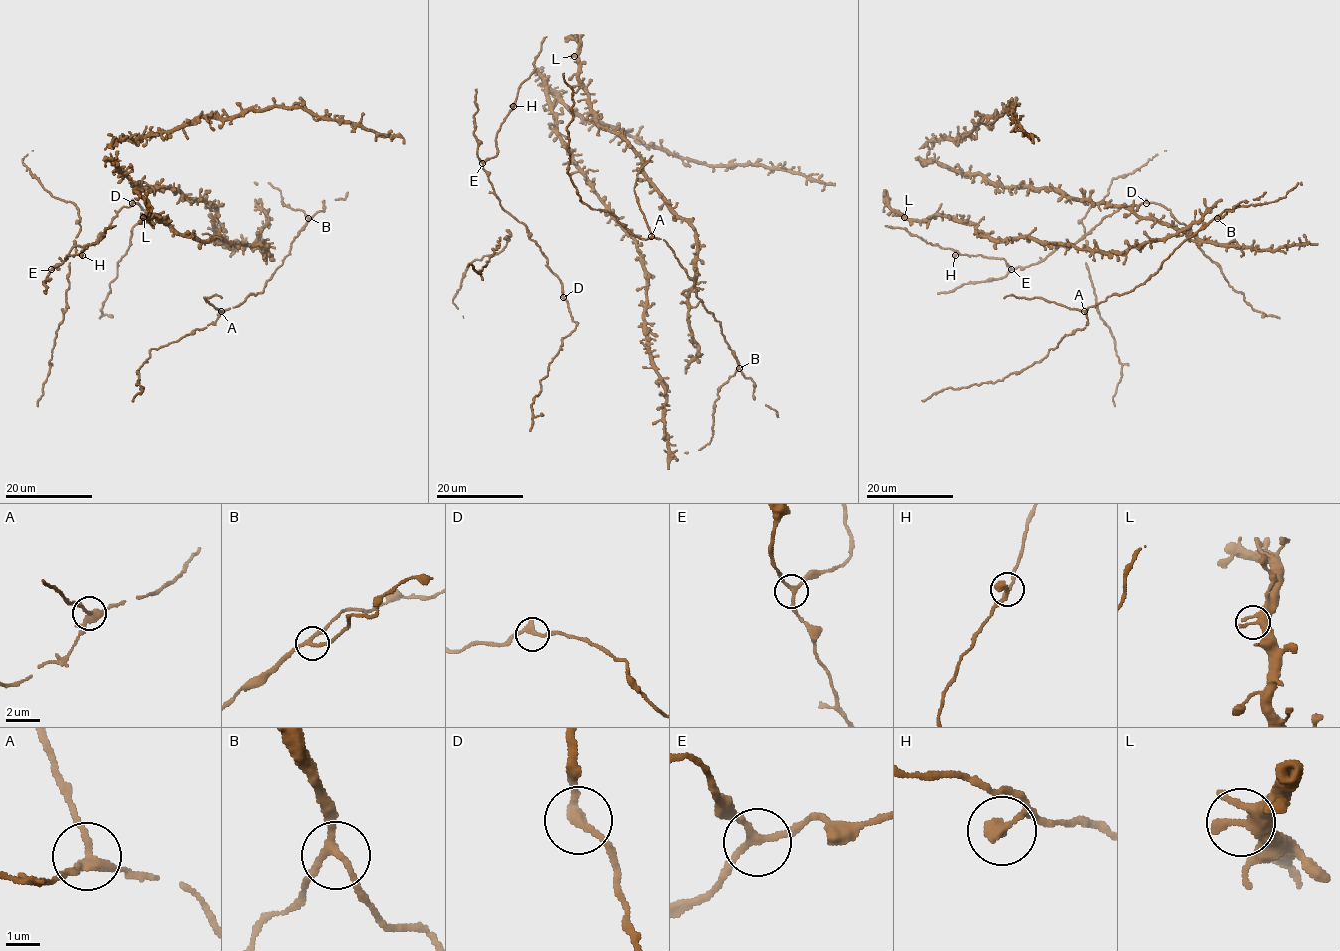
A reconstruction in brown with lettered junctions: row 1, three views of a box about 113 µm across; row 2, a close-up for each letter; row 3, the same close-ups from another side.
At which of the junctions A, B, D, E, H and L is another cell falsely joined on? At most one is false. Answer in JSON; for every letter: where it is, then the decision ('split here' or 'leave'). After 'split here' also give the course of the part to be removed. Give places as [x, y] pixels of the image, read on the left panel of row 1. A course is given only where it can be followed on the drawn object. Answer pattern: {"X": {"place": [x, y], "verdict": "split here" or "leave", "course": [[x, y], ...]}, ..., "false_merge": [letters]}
{"A": {"place": [221, 311], "verdict": "split here", "course": [[221, 311], [203, 297], [222, 298]]}, "B": {"place": [308, 218], "verdict": "leave"}, "D": {"place": [132, 203], "verdict": "leave"}, "E": {"place": [51, 269], "verdict": "leave"}, "H": {"place": [82, 255], "verdict": "leave"}, "L": {"place": [143, 217], "verdict": "leave"}, "false_merge": ["A"]}

